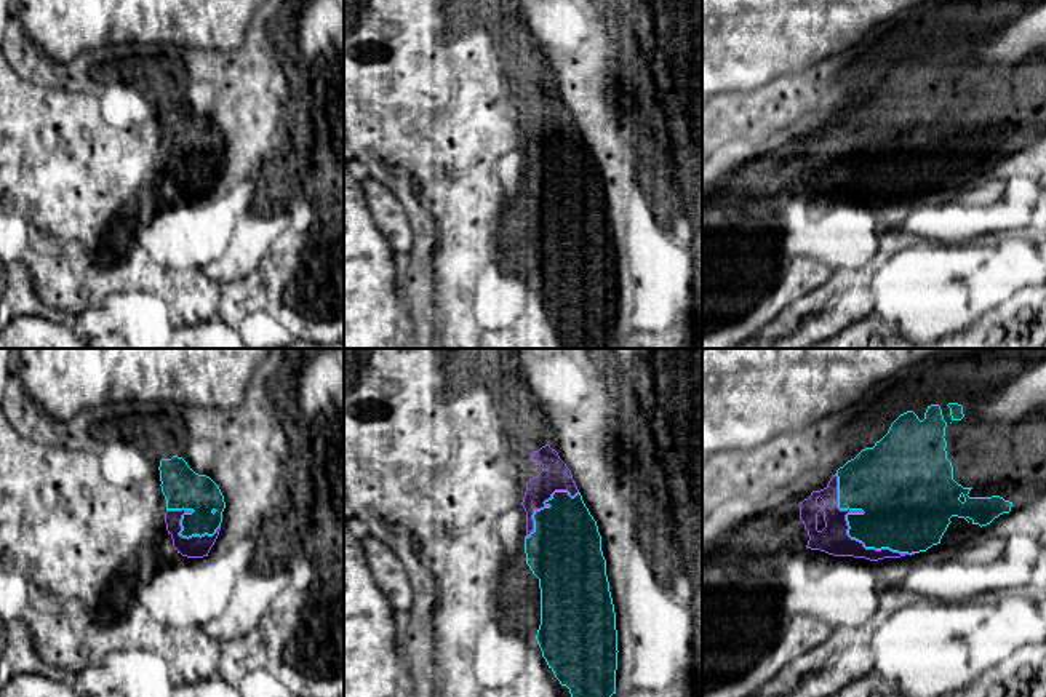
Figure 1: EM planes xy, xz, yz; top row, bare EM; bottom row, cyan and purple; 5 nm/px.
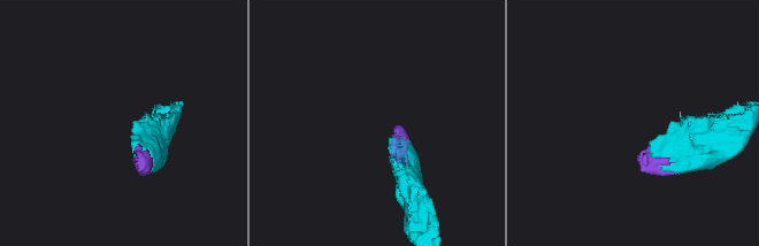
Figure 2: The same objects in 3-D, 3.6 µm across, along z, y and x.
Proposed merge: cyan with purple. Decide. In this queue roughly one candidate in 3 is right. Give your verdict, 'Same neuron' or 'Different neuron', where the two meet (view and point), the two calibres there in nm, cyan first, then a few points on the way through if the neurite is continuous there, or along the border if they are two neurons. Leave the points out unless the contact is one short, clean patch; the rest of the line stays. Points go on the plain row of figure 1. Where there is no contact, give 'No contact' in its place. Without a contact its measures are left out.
Same neuron. Touches cyan at yz (848, 176). Thickness 320 nm (cyan) against 150 nm

